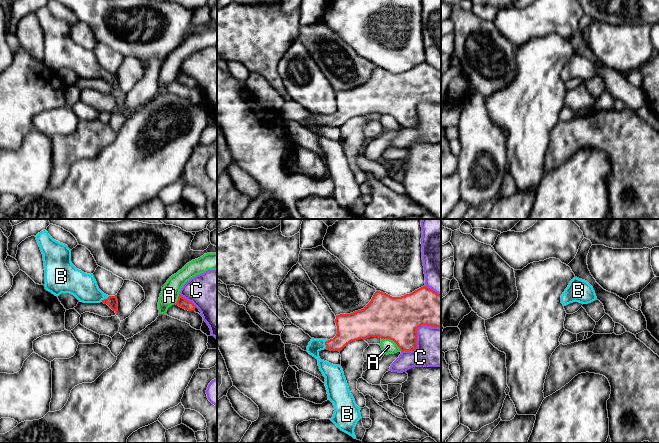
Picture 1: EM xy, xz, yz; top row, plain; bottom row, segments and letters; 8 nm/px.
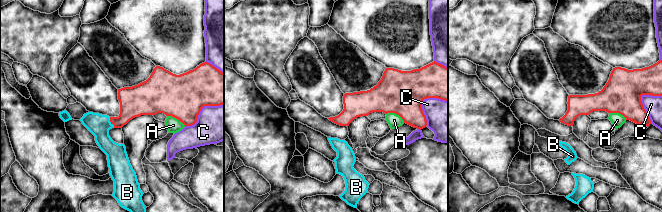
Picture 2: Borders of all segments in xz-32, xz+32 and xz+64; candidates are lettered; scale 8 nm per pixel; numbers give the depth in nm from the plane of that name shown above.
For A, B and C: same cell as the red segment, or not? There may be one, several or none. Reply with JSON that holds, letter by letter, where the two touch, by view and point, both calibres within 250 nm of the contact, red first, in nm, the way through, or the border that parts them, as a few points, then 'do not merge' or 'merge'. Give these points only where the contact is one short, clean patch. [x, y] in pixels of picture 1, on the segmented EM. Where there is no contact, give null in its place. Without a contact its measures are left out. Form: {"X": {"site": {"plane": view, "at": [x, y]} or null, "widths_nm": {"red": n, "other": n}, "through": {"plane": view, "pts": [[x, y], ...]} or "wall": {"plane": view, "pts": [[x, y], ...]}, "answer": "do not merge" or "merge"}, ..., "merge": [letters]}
{"A": {"site": {"plane": "xz", "at": [392, 340]}, "widths_nm": {"red": 360, "other": 120}, "answer": "do not merge"}, "B": {"site": {"plane": "xz", "at": [325, 344]}, "widths_nm": {"red": 220, "other": 150}, "through": {"plane": "xz", "pts": [[350, 327], [333, 344], [325, 344], [317, 357], [333, 374]]}, "answer": "merge"}, "C": {"site": {"plane": "xz", "at": [416, 335]}, "widths_nm": {"red": 360, "other": 320}, "answer": "do not merge"}, "merge": ["B"]}

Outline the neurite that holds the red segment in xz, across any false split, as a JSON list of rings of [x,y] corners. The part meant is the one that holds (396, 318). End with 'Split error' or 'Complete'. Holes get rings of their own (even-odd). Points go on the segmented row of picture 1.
[[[423,286],[410,294],[392,297],[386,293],[376,291],[371,301],[361,310],[350,314],[336,315],[337,334],[333,339],[312,338],[307,346],[307,352],[318,360],[318,366],[325,377],[328,400],[334,405],[334,414],[330,419],[341,431],[356,439],[354,429],[362,418],[355,399],[351,394],[341,365],[333,365],[321,360],[319,352],[327,349],[341,351],[347,344],[359,339],[379,337],[394,341],[401,351],[417,349],[417,329],[421,325],[441,327],[441,295],[427,286]]]. Split error

